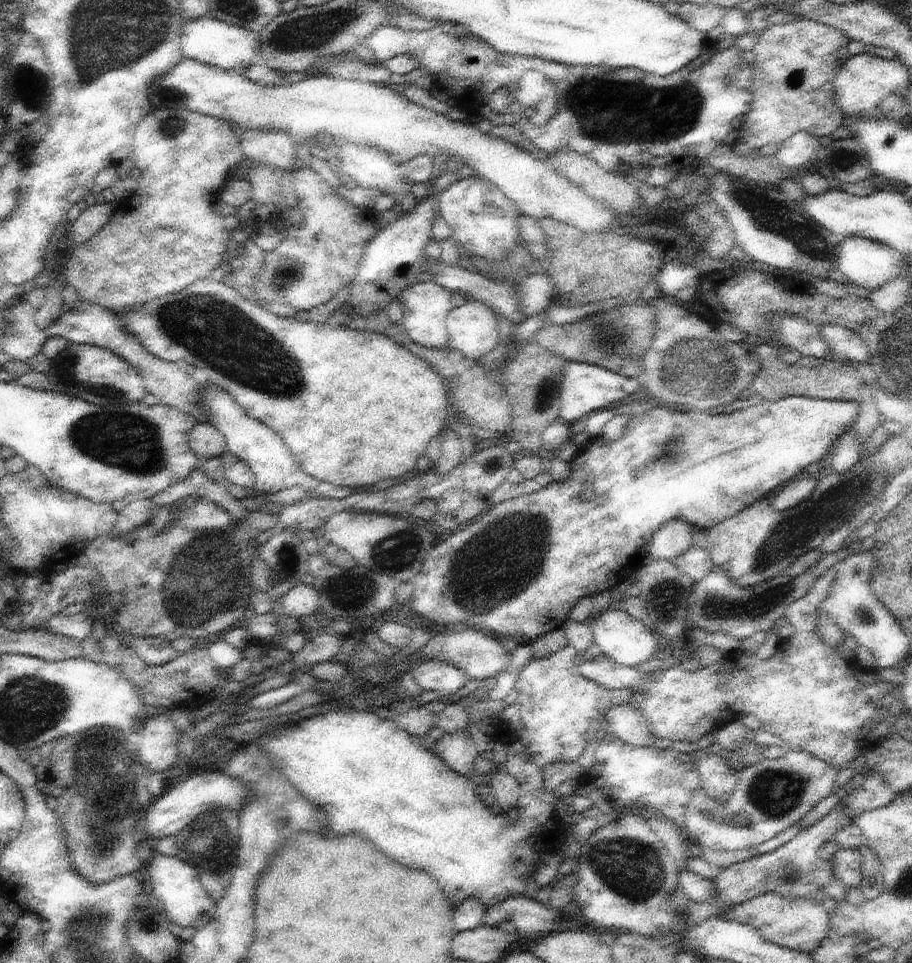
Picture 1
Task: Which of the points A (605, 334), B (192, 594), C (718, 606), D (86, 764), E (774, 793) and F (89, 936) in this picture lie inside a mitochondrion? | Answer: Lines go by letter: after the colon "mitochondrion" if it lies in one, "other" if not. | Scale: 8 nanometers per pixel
A: mitochondrion
B: mitochondrion
C: mitochondrion
D: mitochondrion
E: mitochondrion
F: mitochondrion

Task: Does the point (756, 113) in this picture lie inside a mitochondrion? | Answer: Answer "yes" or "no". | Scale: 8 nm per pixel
no

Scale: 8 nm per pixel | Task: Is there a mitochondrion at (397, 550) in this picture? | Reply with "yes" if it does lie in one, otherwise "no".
yes

